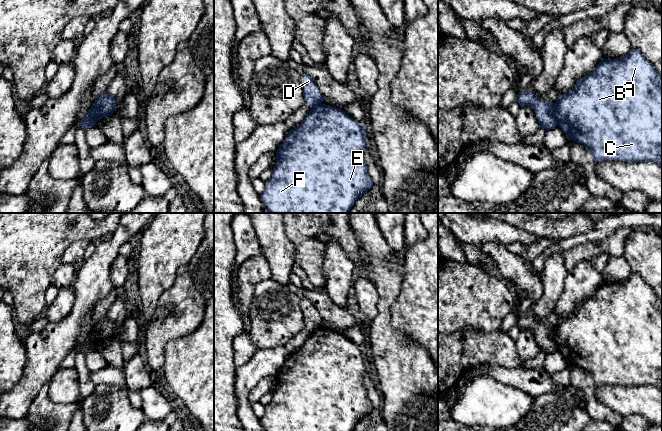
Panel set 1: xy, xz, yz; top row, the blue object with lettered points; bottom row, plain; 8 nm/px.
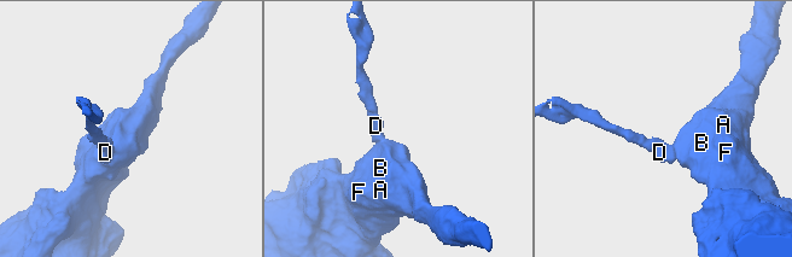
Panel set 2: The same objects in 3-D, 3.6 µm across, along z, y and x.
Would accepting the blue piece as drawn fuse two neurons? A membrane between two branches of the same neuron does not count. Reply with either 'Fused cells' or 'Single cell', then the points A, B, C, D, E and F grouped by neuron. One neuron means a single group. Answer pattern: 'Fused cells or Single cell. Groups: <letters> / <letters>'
Fused cells. Groups: A B C E F / D

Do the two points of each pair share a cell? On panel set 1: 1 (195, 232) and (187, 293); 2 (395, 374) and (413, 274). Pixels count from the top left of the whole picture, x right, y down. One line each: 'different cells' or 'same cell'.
1: different cells
2: different cells

